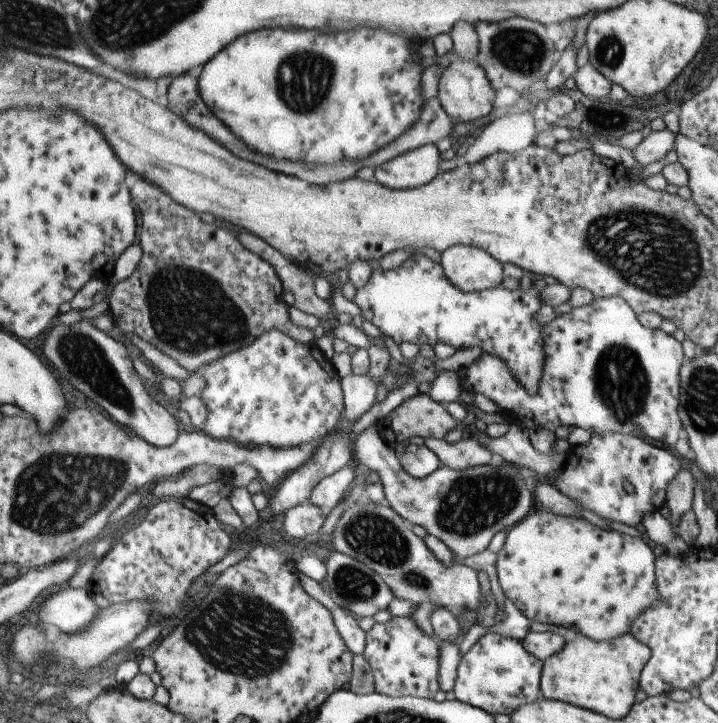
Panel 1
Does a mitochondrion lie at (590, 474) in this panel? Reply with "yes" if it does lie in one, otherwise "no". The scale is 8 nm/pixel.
no

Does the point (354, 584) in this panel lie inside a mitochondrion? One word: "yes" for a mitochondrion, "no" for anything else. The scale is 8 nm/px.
yes

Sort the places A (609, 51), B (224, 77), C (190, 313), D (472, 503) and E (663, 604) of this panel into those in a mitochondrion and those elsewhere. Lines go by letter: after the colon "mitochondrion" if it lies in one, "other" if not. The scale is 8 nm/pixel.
A: mitochondrion
B: other
C: mitochondrion
D: mitochondrion
E: other

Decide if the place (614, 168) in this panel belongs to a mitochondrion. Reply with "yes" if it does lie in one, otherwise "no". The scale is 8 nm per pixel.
no

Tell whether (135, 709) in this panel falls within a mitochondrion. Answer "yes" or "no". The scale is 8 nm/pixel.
no

